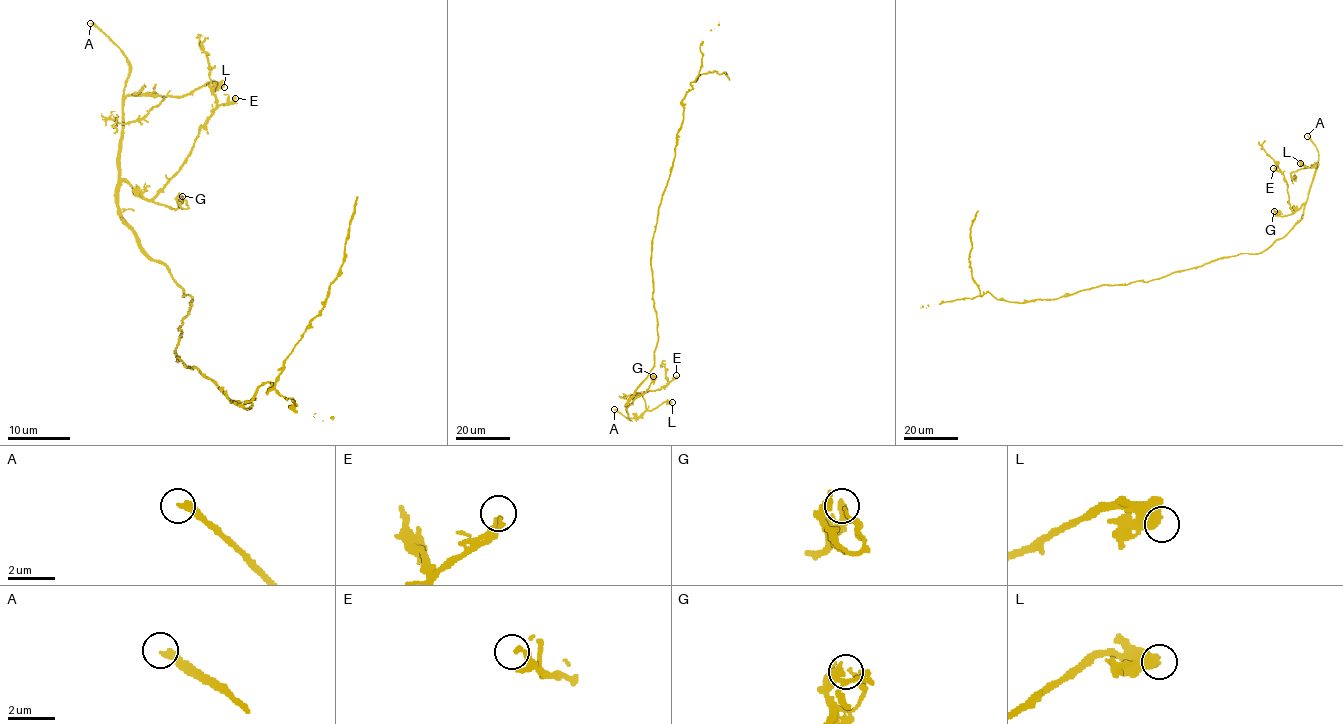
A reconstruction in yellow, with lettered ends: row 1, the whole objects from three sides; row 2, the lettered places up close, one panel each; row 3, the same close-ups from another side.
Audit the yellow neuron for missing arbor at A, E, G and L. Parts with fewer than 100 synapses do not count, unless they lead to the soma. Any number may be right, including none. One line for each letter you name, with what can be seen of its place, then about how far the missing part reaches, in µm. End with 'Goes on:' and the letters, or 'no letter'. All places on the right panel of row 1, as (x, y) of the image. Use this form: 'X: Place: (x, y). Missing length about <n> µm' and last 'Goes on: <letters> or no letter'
A: Place: (1307, 136). Missing length about 20 µm
Goes on: A

